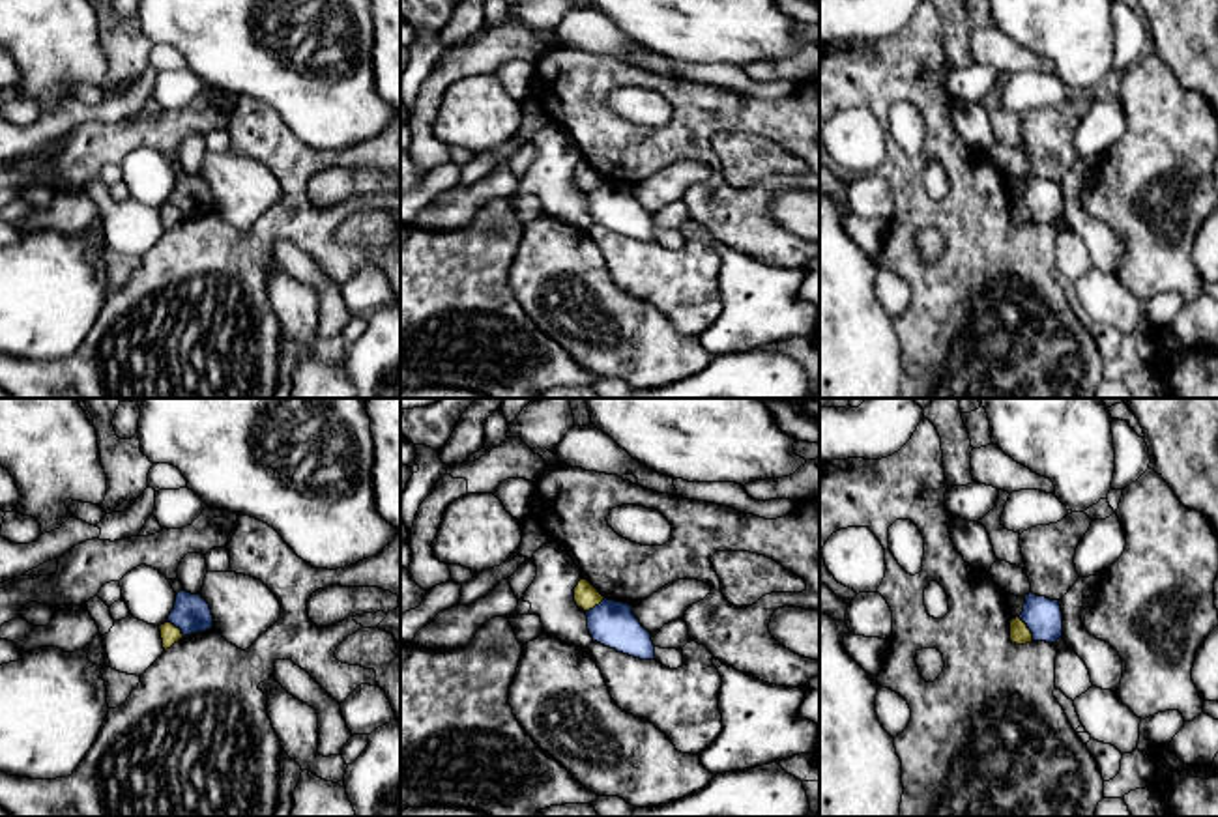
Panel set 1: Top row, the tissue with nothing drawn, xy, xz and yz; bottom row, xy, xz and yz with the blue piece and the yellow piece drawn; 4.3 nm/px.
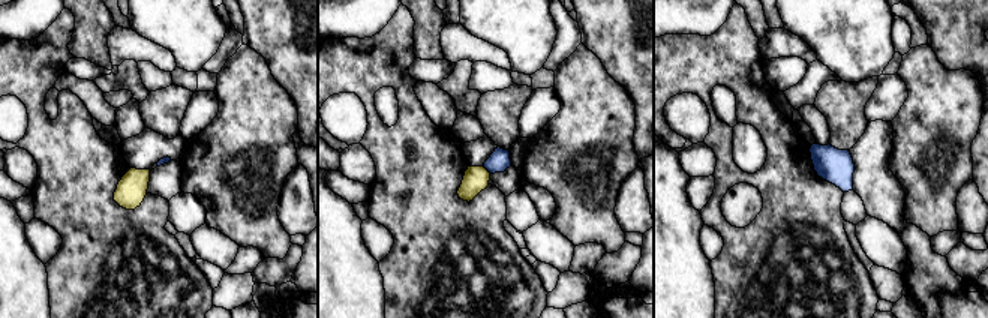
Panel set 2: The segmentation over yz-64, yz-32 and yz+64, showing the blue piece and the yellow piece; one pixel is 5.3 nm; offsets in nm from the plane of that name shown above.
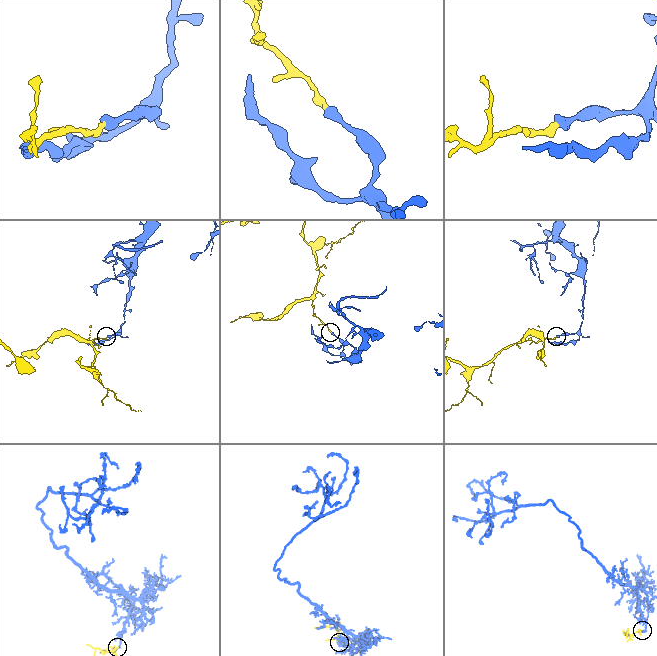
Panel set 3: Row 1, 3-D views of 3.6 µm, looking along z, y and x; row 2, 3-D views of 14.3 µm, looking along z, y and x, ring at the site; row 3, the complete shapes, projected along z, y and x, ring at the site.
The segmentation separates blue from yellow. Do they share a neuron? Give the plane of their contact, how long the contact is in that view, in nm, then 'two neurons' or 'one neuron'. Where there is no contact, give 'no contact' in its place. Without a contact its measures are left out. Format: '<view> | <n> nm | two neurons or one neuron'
yz | 120 nm | two neurons

